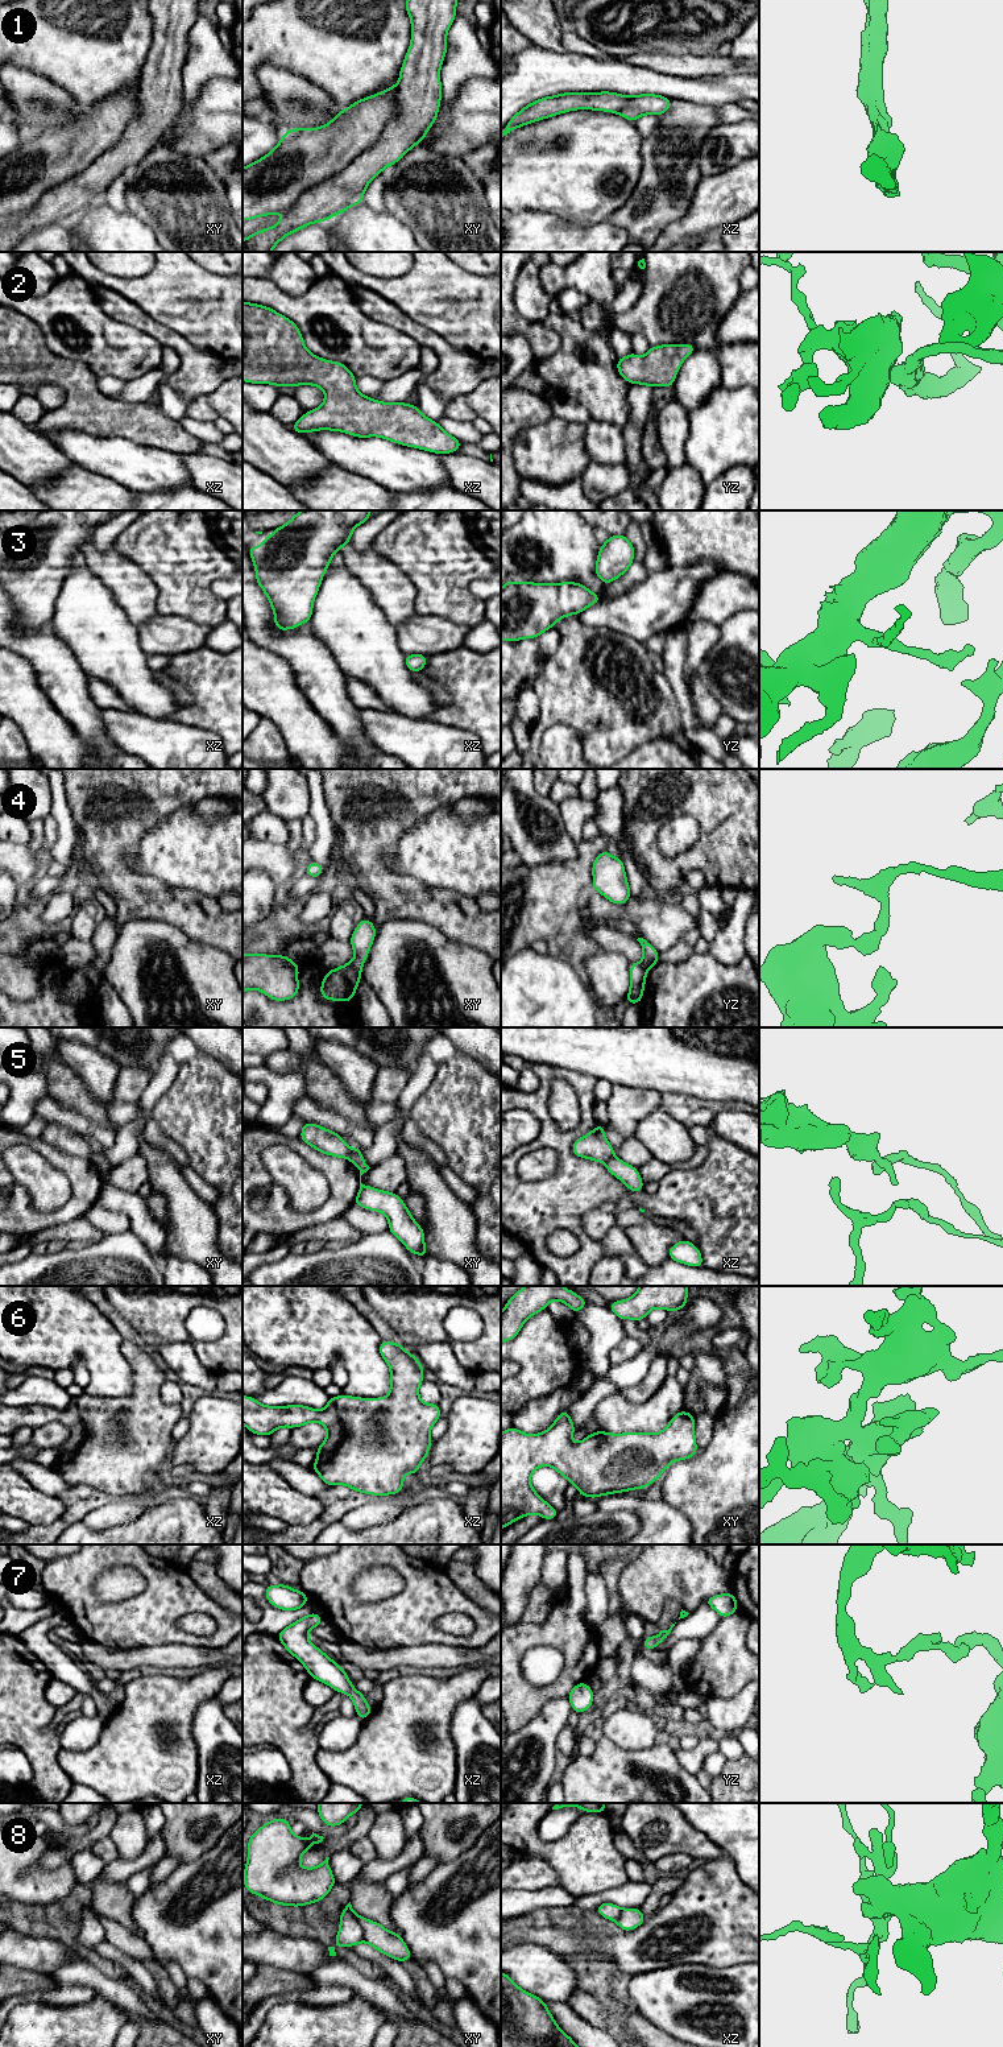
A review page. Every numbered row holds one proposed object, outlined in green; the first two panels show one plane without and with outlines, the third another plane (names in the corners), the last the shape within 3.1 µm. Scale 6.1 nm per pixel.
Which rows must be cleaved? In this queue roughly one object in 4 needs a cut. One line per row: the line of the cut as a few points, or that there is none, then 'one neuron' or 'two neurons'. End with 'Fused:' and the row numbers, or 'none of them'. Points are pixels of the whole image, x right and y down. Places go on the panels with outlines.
1: no cut; one neuron
2: no cut; one neuron
3: no cut; one neuron
4: cut in xy along (349, 963), (359, 974); two neurons
5: cut in xy along (352, 1149), (348, 1158); two neurons
6: no cut; one neuron
7: no cut; one neuron
8: cut in xy along (357, 1917), (364, 1939); two neurons
Fused: 4, 5, 8

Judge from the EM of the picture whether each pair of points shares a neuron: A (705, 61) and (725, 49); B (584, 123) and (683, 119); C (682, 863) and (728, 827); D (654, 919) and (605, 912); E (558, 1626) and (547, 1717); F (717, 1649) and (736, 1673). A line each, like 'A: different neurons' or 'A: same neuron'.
A: different neurons
B: different neurons
C: same neuron
D: same neuron
E: different neurons
F: same neuron

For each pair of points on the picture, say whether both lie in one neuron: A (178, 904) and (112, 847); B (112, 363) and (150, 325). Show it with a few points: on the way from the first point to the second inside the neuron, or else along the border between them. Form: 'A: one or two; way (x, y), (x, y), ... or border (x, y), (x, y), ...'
A: one; way (157, 901), (146, 898), (116, 868)
B: two; border (115, 319), (141, 330), (161, 346)

